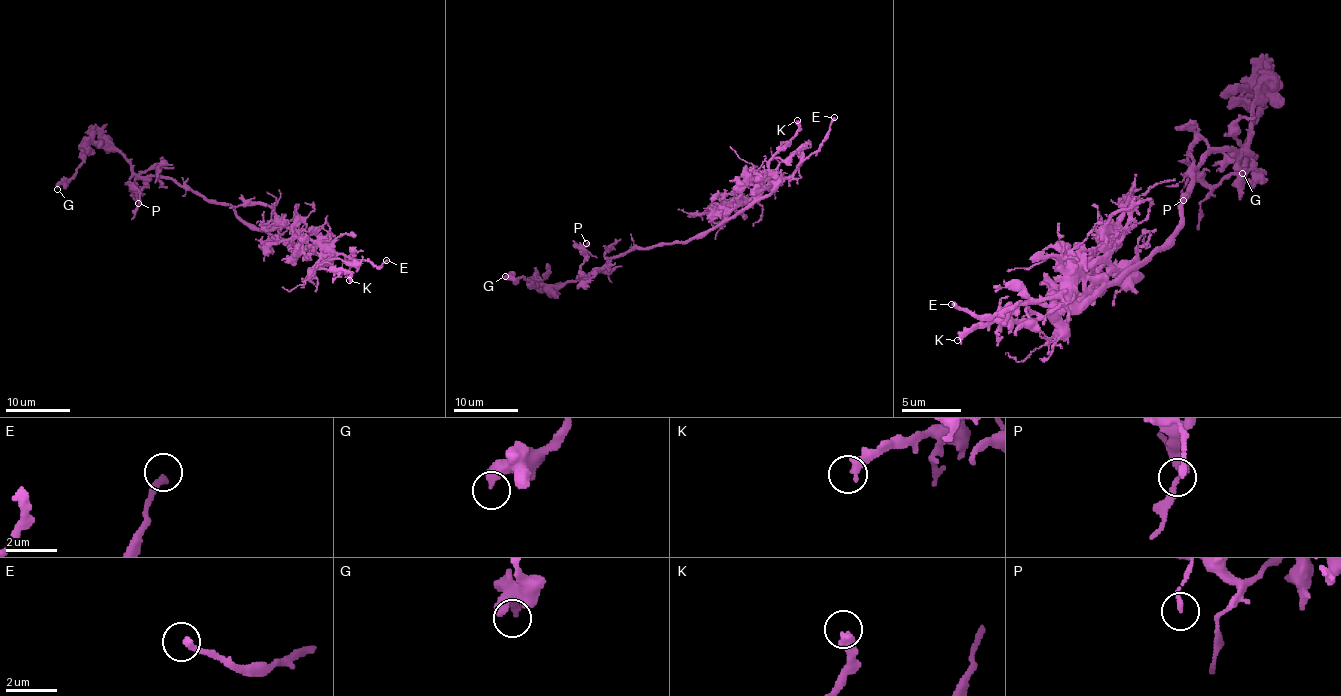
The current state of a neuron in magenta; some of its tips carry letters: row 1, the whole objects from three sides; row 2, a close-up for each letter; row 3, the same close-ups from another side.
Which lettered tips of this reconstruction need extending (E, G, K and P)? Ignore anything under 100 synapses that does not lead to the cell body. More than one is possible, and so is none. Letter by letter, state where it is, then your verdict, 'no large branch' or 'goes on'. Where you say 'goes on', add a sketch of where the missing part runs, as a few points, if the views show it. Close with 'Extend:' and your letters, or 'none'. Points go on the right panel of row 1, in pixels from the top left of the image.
E: place (951, 304); goes on; course (951, 304), (954, 295), (963, 289), (1034, 266), (1106, 280), (1118, 292), (1132, 298), (1165, 260), (1165, 230)
G: place (1242, 173); no large branch
K: place (957, 340); no large branch
P: place (1183, 200); no large branch
Extend: E

